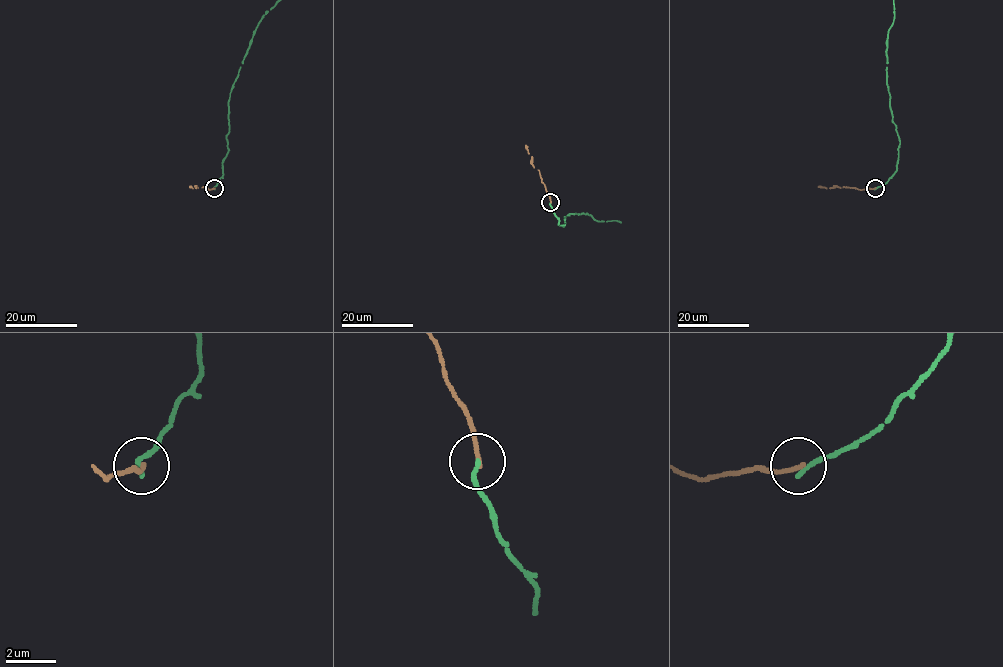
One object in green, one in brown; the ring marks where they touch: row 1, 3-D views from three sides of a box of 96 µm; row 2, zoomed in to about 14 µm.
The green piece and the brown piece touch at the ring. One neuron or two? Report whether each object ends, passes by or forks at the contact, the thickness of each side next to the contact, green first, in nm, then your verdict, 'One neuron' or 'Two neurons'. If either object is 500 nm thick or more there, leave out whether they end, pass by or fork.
At the ring green ends. At the ring brown ends. Thickness 190 nm (green) against 170 nm. Two neurons

